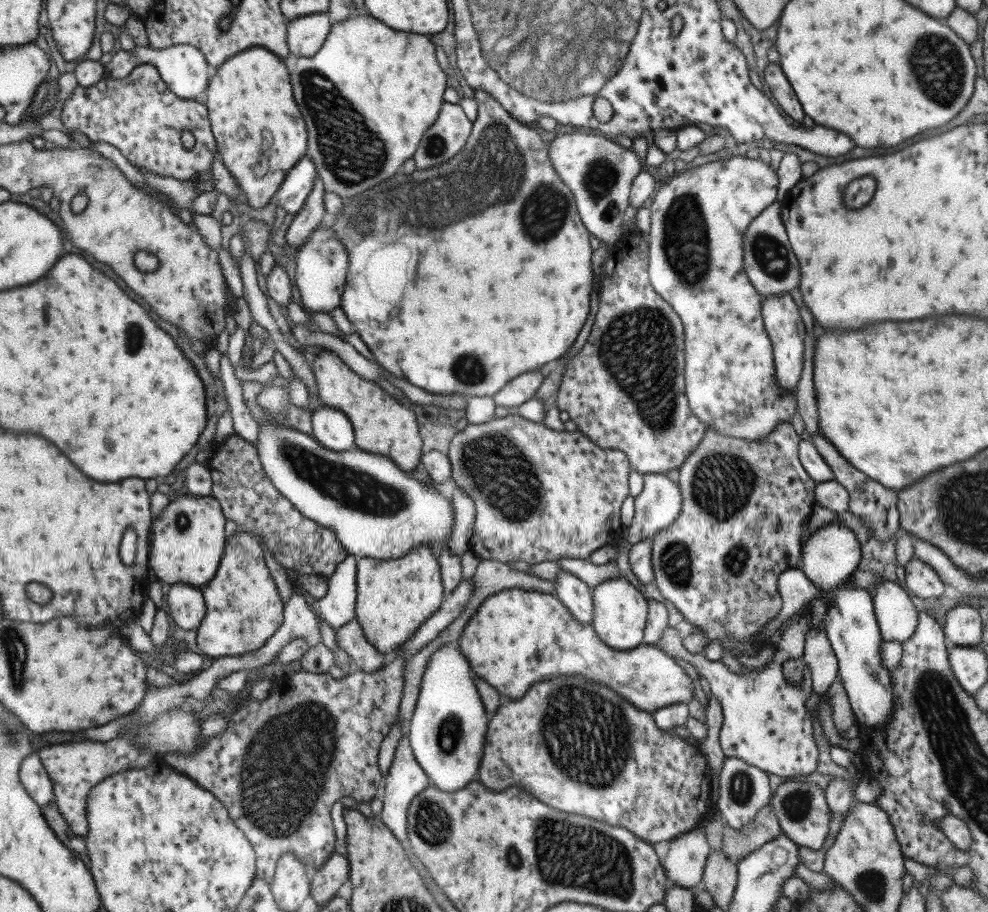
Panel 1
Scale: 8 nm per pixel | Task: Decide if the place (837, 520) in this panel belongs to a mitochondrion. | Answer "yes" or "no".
no

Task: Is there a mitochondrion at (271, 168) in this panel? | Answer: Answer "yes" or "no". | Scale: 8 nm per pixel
no

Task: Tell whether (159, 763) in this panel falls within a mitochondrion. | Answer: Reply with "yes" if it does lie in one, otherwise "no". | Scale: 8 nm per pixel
no

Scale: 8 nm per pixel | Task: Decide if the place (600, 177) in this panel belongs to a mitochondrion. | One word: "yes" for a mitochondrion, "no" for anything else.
yes

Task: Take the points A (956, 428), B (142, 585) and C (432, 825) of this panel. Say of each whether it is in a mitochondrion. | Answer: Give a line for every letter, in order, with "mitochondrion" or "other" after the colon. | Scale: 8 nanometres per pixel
A: other
B: other
C: mitochondrion

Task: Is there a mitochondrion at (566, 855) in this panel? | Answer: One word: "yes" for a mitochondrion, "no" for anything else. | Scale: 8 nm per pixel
yes

